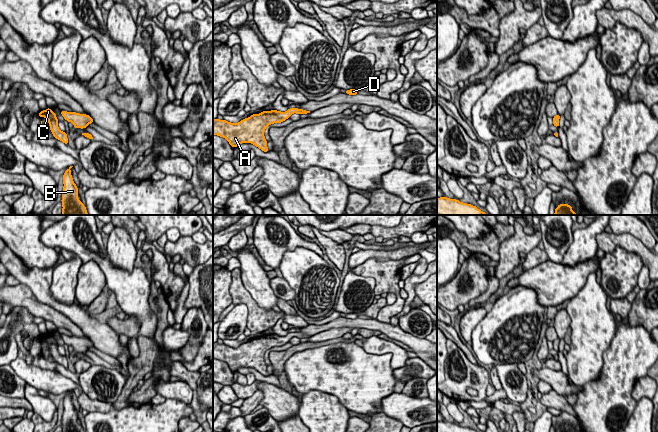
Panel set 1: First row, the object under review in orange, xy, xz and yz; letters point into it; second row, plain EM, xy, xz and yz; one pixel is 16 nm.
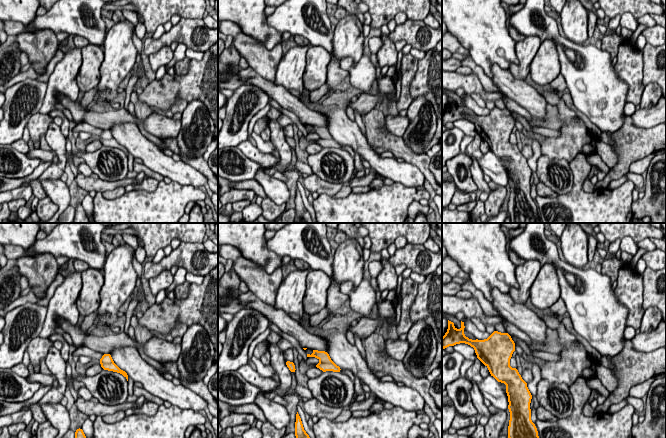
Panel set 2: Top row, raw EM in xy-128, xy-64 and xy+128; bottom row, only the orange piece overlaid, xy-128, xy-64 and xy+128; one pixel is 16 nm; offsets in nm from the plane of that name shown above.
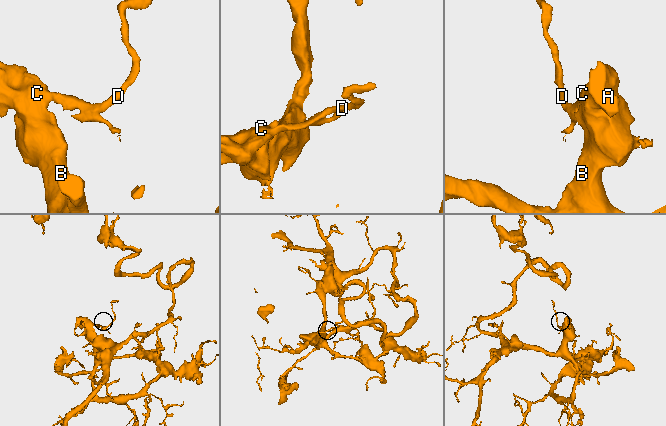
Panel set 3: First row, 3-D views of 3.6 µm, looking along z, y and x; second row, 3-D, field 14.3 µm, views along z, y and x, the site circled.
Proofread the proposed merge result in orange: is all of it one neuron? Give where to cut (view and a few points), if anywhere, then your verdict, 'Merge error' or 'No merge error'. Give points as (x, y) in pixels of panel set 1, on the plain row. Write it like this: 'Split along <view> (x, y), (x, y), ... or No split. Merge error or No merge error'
No split. No merge error

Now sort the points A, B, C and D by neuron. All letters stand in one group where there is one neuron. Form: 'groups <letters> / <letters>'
groups A B C D

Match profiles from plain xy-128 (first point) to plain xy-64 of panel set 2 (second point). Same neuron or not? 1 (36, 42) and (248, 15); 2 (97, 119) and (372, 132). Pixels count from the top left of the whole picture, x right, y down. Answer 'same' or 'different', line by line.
1: different
2: different

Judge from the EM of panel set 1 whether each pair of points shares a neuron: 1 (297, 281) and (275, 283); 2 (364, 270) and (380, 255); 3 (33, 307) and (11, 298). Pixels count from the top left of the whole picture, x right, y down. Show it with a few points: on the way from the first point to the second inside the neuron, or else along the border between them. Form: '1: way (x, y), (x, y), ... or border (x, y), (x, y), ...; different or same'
1: border (283, 277), (294, 291), (295, 298); different
2: border (400, 259), (376, 260), (368, 258), (354, 268); different
3: way (28, 302), (24, 298), (16, 298); same

